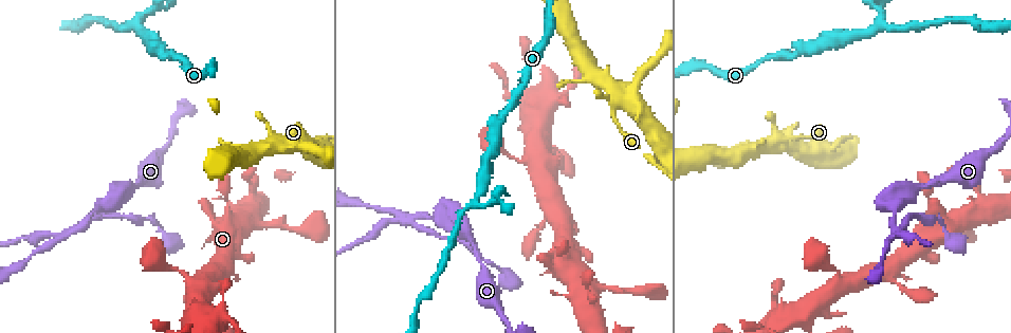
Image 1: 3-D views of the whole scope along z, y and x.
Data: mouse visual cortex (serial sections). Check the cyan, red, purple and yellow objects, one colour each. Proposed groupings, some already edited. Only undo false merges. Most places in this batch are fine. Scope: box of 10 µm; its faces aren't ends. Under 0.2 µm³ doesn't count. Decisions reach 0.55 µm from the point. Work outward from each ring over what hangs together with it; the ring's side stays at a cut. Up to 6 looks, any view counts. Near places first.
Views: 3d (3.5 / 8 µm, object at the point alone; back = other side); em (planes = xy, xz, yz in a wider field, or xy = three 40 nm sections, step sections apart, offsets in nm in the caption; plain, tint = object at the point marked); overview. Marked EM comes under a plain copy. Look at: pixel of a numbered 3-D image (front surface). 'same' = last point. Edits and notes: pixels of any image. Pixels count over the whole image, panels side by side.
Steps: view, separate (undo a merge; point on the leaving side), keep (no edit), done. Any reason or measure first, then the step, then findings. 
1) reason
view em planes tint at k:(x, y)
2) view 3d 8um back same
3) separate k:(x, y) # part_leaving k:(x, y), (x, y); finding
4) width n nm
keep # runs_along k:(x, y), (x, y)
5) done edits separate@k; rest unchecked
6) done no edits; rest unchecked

abrupt turn
view 3d 3.5um at 1:(877, 29)

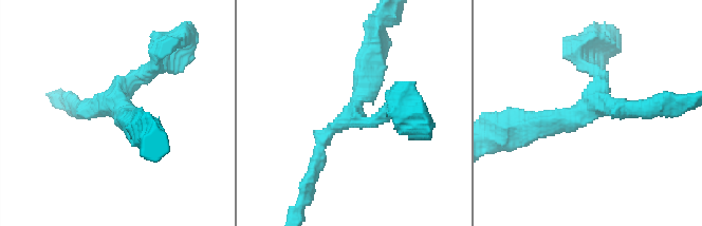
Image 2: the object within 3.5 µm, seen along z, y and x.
arms 3; arm_widths 200, 200, 350 nm; now the EM
view em xy step 3 tint at 2:(114, 106)

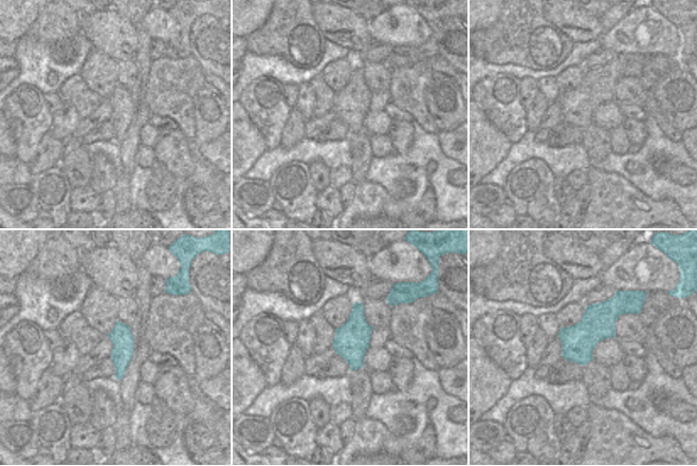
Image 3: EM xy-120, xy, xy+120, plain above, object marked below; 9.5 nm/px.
keep # one cell here

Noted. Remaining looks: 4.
arms part here
view 3d 3.5um at 1:(273, 139)

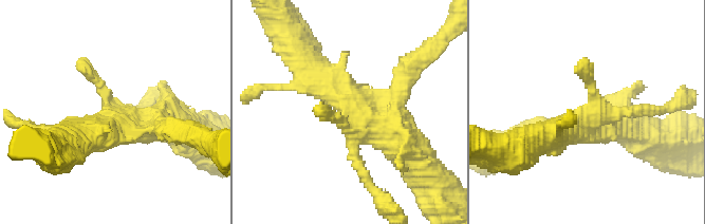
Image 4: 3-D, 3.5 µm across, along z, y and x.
view em xy step 1 tint at 4:(118, 115)

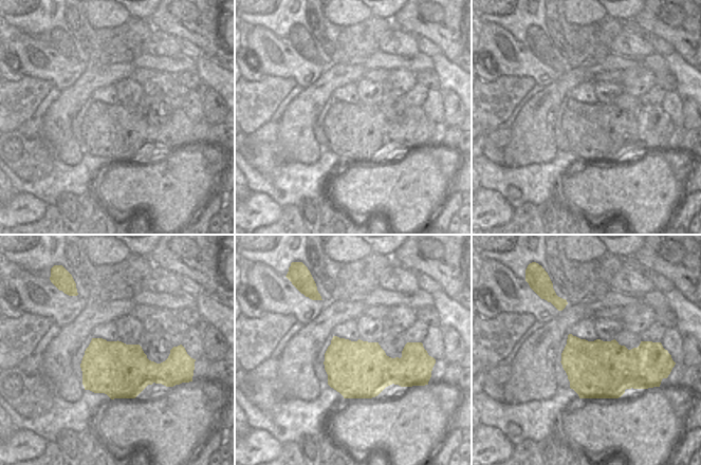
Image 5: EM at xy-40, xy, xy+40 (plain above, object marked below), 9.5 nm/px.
keep # runs_along 4:(370, 184), (353, 119), (415, 154); one cell here

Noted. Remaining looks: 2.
arms run side by side
view 3d 3.5um at 1:(76, 229)

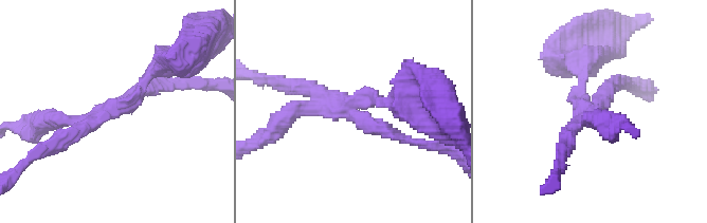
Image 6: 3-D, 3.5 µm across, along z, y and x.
arms 4; arm_widths 200, 200, 200, 200 nm; need the tissue
view em xy step 3 tint at 6:(349, 105)

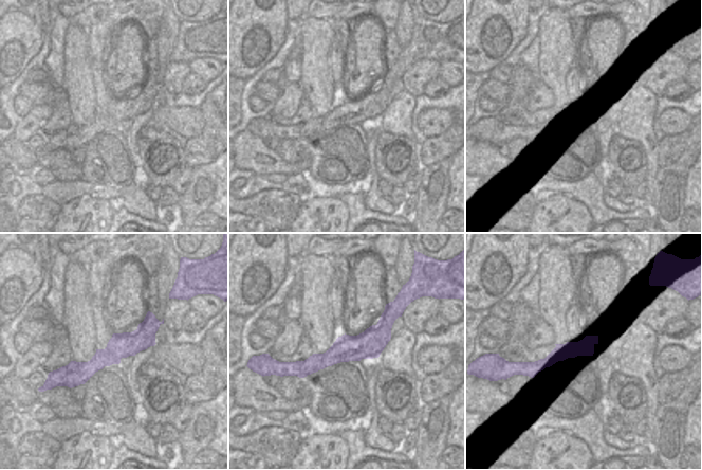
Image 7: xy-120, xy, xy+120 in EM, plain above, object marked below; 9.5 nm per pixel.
separate 6:(284, 119) # part_leaving 6:(347, 109), (367, 126), (438, 147); a second cell is stuck on

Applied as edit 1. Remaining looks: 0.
done edits separate@6; rest unchecked

